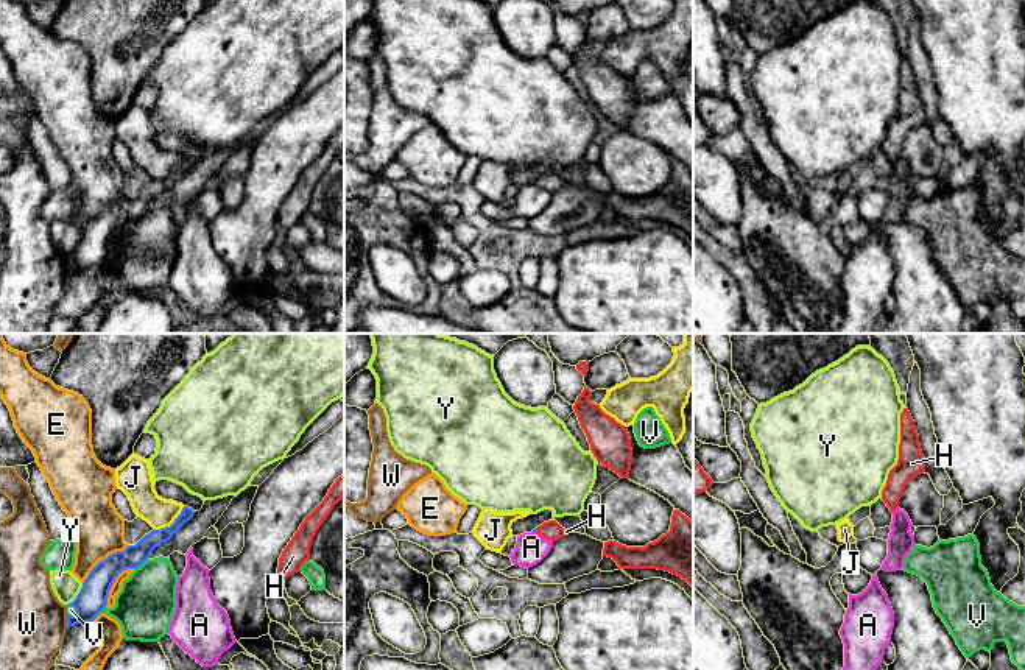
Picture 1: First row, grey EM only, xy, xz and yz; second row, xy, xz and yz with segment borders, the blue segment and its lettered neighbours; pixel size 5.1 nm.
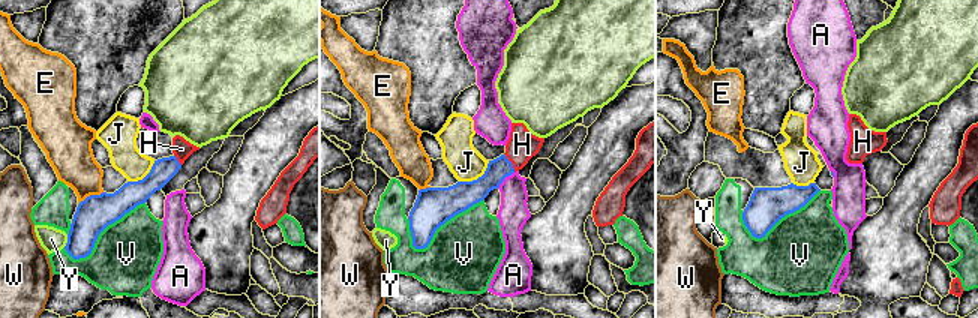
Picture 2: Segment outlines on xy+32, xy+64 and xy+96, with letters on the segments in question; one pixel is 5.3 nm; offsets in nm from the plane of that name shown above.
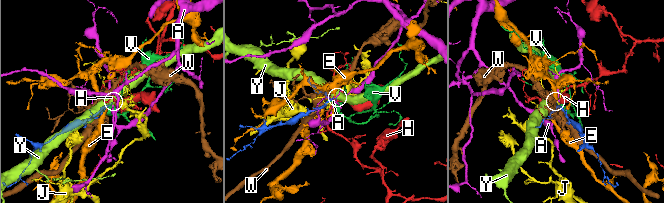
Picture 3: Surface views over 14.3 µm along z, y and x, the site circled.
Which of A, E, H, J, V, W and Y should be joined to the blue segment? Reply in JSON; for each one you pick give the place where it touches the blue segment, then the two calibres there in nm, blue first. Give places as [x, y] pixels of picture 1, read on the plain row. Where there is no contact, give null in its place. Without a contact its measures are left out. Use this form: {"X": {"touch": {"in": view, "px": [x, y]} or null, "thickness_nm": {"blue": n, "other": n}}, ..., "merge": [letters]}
{"H": {"touch": {"in": "xz", "px": [536, 181]}, "thickness_nm": {"blue": 20, "other": 100}}, "merge": ["H"]}

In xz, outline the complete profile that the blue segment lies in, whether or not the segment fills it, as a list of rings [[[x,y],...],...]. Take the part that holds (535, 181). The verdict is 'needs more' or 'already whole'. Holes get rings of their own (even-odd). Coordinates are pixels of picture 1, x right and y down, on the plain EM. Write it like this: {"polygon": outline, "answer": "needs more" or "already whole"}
{"polygon": [[[556,171],[544,173],[542,176],[536,178],[533,184],[541,185],[542,189],[548,192],[558,192],[564,187],[567,187],[570,182],[562,179]]], "answer": "needs more"}

